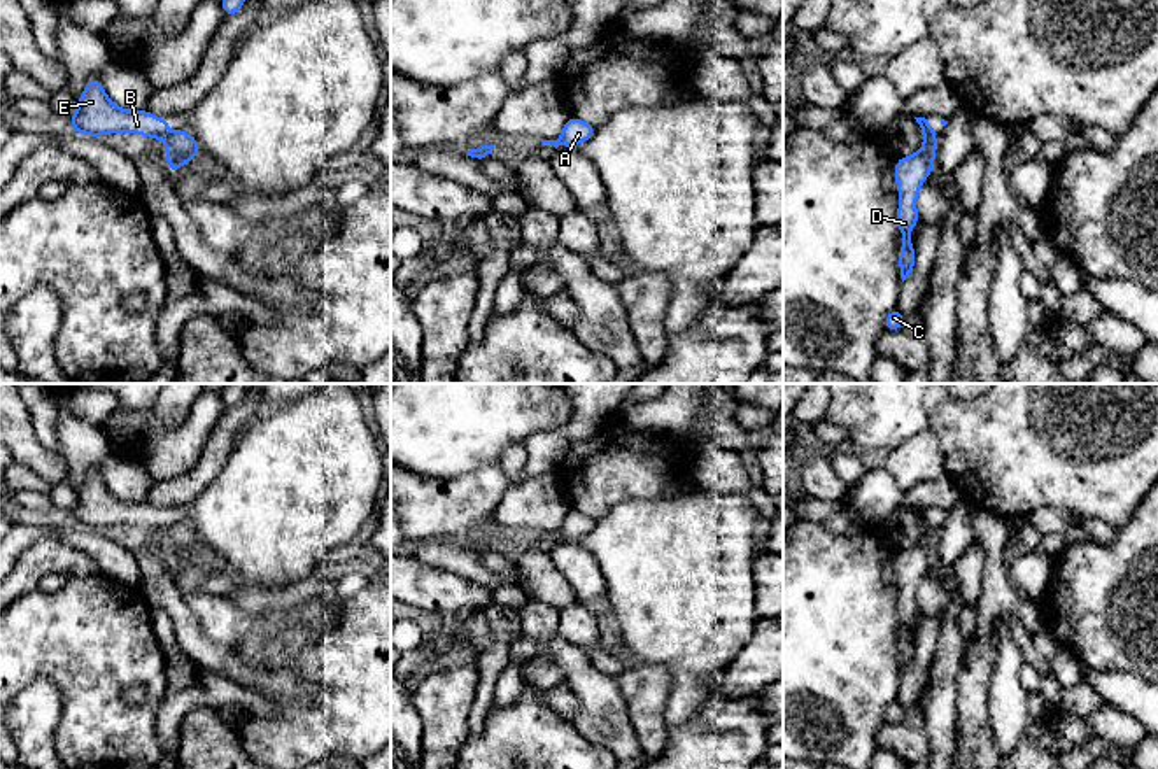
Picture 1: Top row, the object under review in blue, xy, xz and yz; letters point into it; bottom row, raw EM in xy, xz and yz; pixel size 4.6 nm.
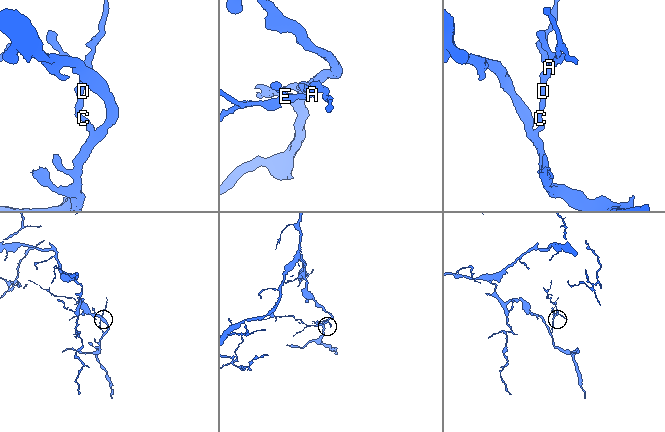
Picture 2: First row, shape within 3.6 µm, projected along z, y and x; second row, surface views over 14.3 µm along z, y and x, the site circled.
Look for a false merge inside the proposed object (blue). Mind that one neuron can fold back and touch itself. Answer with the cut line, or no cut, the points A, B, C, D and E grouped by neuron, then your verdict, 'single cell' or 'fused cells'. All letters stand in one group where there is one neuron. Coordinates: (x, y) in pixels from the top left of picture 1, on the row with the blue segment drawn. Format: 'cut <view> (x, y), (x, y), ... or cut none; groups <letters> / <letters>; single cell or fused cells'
cut xy (170, 134), (165, 139); groups A C D / B E; fused cells

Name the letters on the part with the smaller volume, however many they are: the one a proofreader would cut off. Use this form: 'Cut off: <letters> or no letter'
Cut off: B, E

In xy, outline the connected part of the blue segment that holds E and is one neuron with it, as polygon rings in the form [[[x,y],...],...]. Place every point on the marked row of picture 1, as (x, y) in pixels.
[[[91,77],[79,98],[77,112],[68,119],[77,133],[102,137],[105,133],[138,133],[147,138],[166,138],[168,121],[149,110],[126,110],[114,105],[98,77]]]

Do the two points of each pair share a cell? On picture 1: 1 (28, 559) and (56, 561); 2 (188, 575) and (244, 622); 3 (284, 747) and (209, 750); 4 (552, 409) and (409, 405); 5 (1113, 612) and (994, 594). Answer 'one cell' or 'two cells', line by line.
1: one cell
2: one cell
3: two cells
4: one cell
5: two cells

